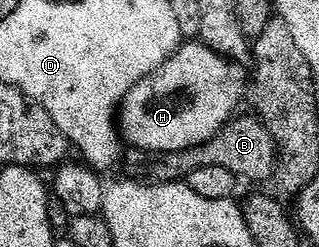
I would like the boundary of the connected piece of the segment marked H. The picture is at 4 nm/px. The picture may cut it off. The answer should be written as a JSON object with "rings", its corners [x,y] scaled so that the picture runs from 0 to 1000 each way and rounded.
{"rings":[[[571,178],[483,296],[411,352],[379,413],[373,522],[389,567],[464,619],[574,611],[649,579],[752,445],[755,389],[774,377],[774,296],[755,279],[752,259],[724,255],[646,182]]]}

